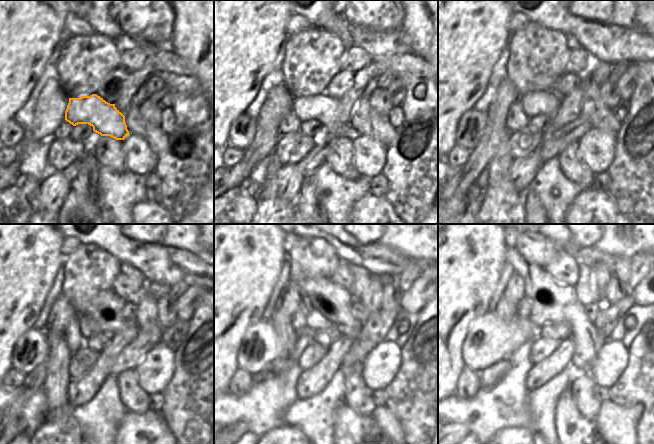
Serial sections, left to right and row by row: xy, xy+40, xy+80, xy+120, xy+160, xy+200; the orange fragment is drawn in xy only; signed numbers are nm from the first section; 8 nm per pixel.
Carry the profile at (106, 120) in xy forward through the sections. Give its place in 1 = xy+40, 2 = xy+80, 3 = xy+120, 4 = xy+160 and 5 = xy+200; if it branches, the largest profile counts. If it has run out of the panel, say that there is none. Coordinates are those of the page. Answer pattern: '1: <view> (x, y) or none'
1: xy+40 (321, 107)
2: xy+80 (547, 102)
3: xy+120 (89, 325)
4: xy+160 (314, 322)
5: xy+200 (535, 316)

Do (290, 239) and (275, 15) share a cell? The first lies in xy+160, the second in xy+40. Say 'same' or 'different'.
different

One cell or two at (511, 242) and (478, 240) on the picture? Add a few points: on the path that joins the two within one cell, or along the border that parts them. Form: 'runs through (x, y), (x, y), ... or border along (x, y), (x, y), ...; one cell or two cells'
border along (504, 234), (504, 242), (507, 247); two cells

